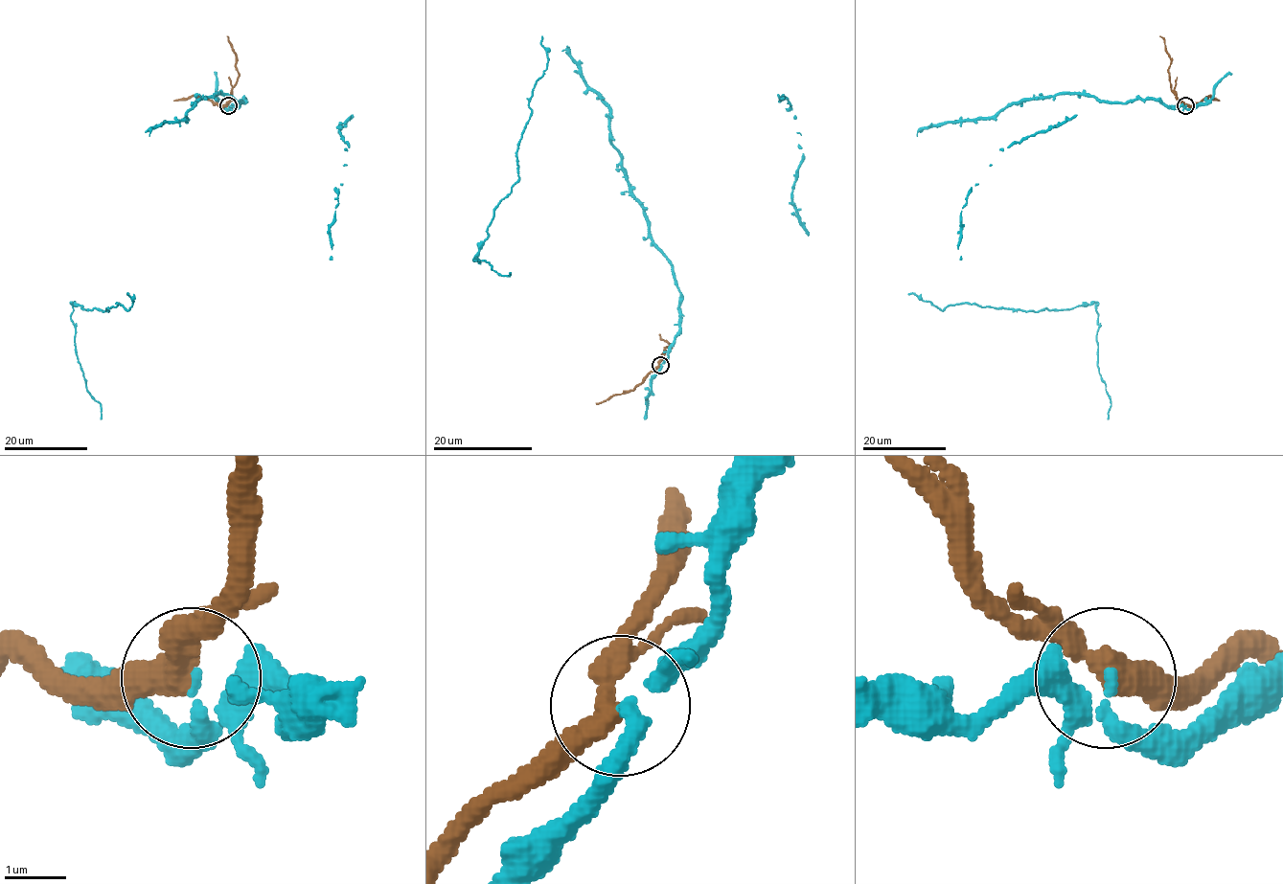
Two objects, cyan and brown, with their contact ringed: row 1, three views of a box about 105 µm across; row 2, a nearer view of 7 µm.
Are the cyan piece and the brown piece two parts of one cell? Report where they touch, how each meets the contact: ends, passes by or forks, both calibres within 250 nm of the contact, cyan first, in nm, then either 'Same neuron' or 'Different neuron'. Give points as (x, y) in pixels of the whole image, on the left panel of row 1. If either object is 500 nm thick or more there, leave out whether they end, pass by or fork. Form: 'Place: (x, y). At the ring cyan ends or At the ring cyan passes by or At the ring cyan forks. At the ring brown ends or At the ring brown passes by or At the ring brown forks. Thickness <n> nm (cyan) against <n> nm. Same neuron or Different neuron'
Place: (228, 105). At the ring cyan passes by. At the ring brown passes by. Thickness 140 nm (cyan) against 380 nm. Different neuron

